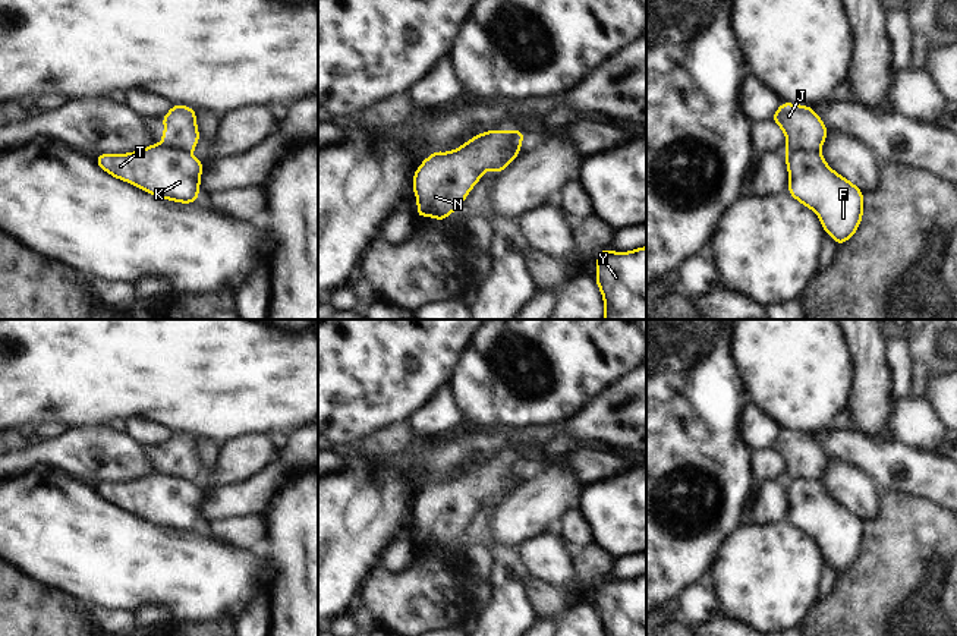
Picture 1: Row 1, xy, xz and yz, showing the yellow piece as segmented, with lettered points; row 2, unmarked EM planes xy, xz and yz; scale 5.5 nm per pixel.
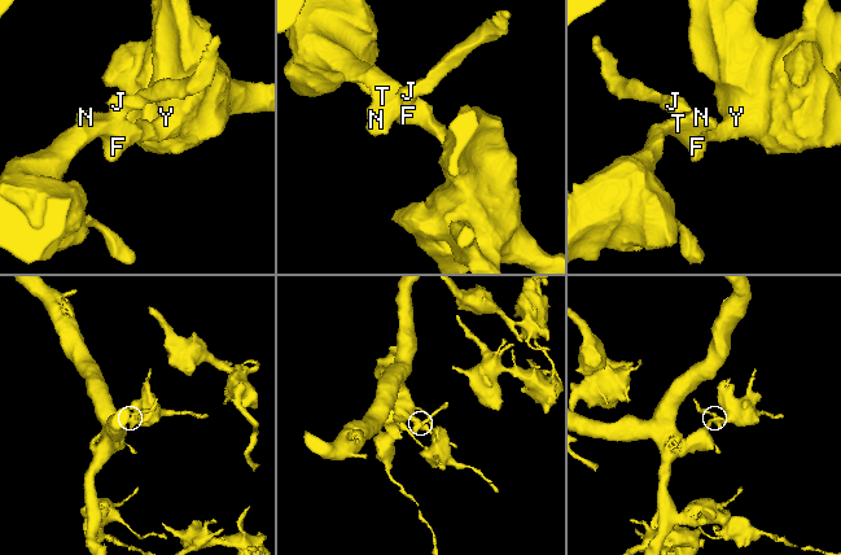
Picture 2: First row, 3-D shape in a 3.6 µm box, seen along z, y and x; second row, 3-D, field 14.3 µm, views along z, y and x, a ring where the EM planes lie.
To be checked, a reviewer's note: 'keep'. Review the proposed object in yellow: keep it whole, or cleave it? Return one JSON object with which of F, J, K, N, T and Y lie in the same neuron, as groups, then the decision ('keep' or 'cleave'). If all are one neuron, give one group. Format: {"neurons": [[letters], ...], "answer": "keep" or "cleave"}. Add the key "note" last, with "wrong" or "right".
{"neurons": [["F", "K", "N", "T", "Y"], ["J"]], "answer": "cleave", "note": "wrong"}

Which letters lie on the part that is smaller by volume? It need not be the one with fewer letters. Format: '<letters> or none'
J

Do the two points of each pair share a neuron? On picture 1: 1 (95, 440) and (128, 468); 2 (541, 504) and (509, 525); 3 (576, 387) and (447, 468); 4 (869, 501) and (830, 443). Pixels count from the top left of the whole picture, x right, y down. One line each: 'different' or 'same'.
1: same
2: same
3: different
4: different

